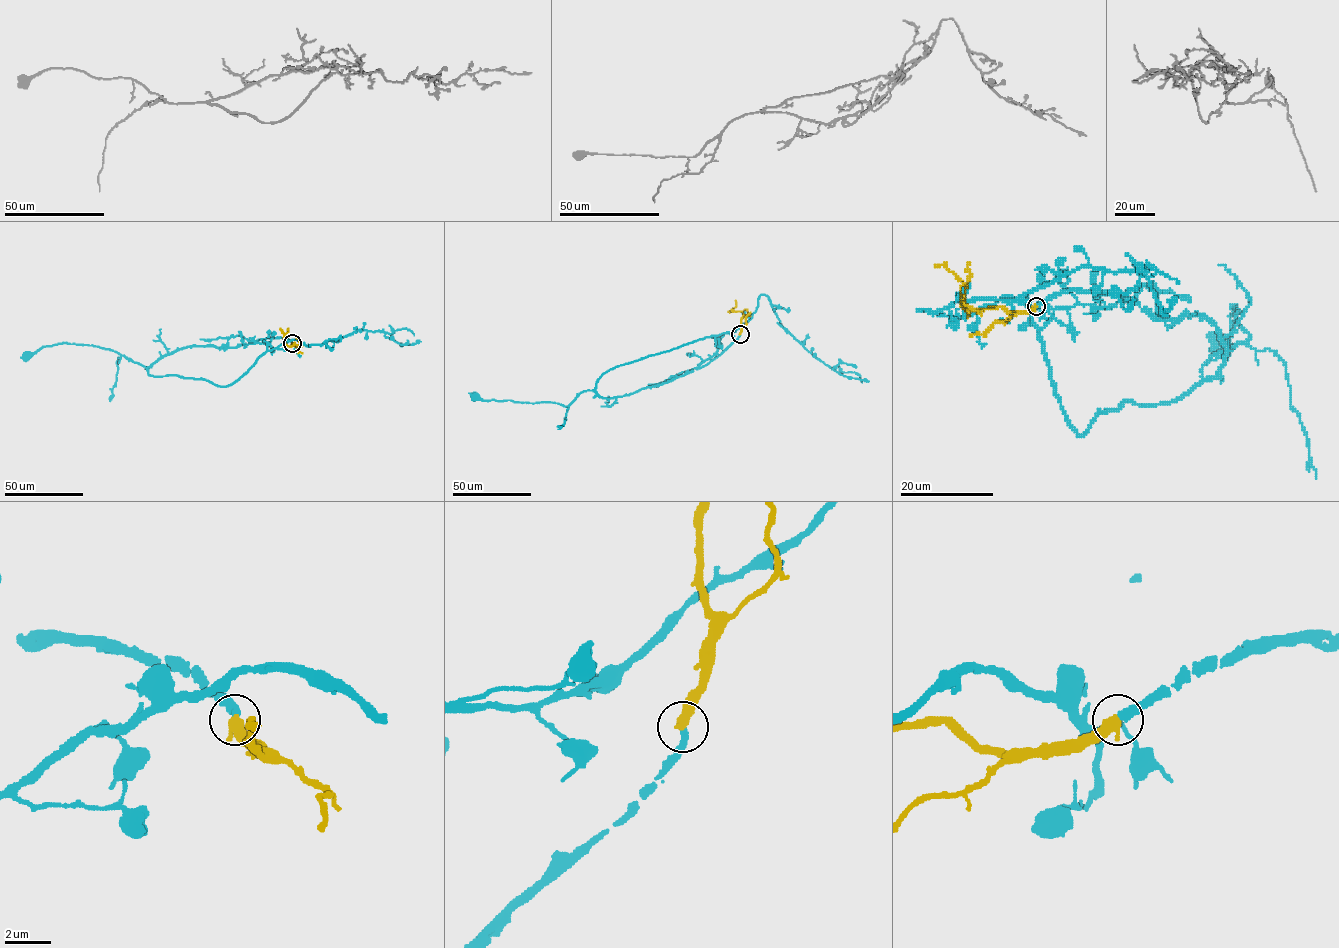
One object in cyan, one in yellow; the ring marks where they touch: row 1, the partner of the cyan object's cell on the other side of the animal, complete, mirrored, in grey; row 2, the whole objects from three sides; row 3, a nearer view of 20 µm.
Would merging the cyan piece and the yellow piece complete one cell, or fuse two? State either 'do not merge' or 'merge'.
merge

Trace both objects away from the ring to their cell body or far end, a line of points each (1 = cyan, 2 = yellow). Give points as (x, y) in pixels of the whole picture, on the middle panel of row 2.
1: (740, 334), (697, 369), (716, 352), (714, 336), (616, 366), (567, 406), (475, 396)
2: (740, 334), (743, 313), (731, 311), (736, 306), (735, 300)

